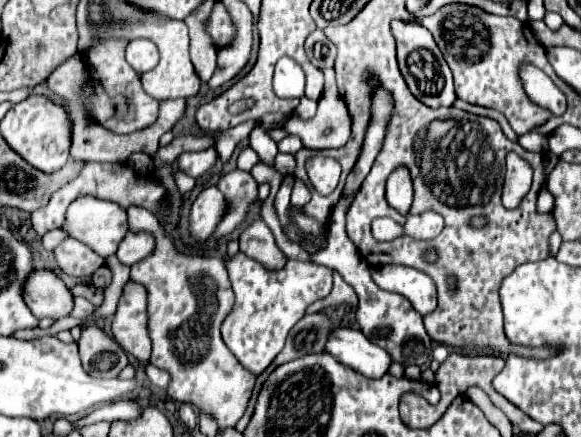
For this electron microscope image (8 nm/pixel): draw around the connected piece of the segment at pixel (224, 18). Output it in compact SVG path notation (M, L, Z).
M216 2L216 6L214 6L214 12L212 12L212 16L210 16L210 36L214 38L214 42L216 42L216 46L220 48L220 46L224 46L224 44L228 44L228 40L230 40L230 36L232 36L232 24L230 24L230 20L228 20L230 16L228 16L228 12L224 10L224 6L220 4L220 2Z

